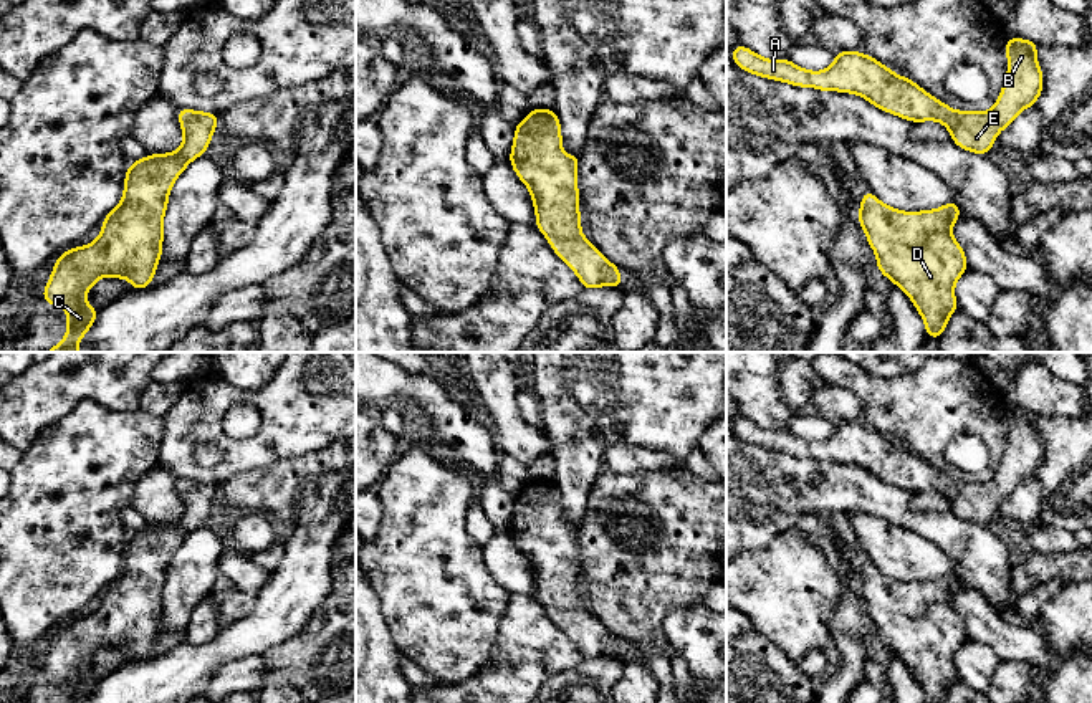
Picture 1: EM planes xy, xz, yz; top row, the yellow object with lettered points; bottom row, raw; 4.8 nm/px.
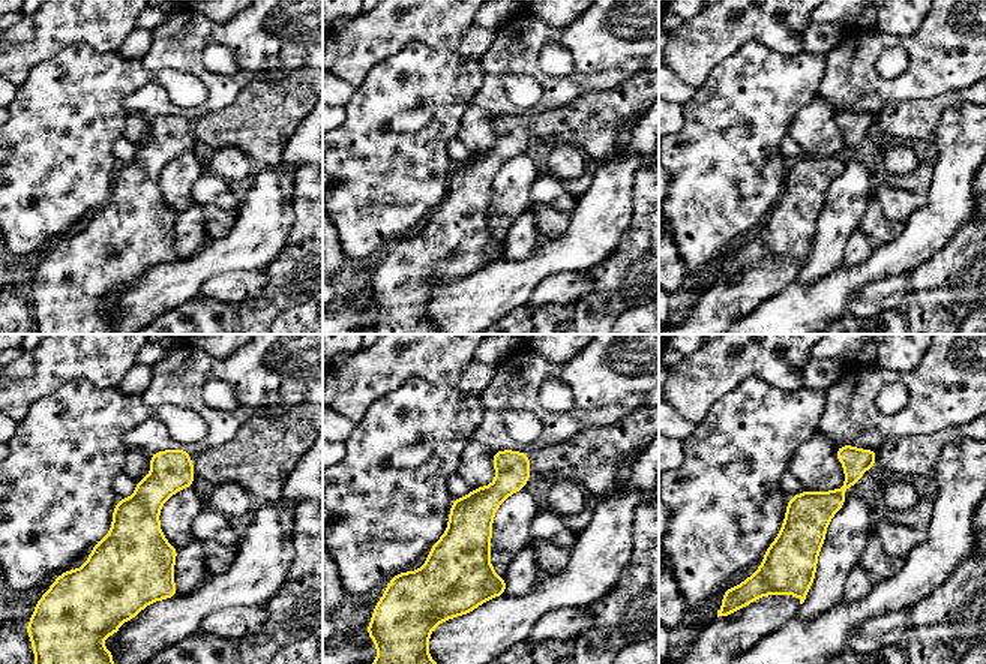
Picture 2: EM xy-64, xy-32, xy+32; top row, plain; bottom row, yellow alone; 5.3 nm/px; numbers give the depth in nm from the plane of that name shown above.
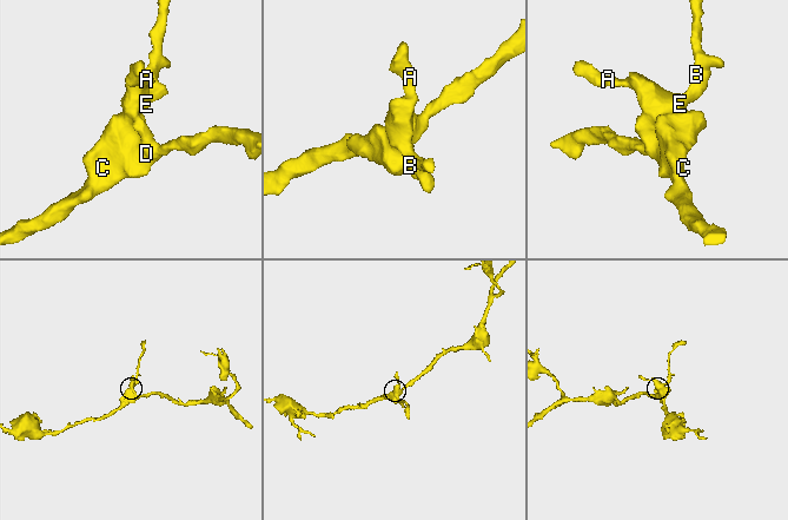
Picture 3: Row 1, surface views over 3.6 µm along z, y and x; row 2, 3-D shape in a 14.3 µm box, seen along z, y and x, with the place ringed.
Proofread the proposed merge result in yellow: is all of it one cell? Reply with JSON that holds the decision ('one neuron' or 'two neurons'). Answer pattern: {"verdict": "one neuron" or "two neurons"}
{"verdict": "one neuron"}

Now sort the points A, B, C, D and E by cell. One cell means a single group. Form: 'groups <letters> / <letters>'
groups A B C D E

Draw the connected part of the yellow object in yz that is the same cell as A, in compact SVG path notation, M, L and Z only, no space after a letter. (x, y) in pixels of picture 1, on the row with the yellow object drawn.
M1006 38L1008 76L998 101L986 112L953 111L907 76L897 76L860 51L837 51L834 63L824 71L802 69L791 60L766 60L745 45L735 46L731 58L743 71L768 79L859 94L875 108L910 122L940 121L958 147L986 155L996 136L1023 109L1036 106L1042 93L1042 68L1034 55L1037 48L1041 45L1031 40Z

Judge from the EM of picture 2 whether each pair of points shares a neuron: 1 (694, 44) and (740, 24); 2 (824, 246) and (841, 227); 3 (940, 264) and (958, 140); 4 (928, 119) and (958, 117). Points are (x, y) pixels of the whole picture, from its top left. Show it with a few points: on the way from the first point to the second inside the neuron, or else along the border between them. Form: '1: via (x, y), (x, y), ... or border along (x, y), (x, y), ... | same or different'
1: via (706, 39), (728, 24) | same
2: via (829, 242), (836, 230) | same
3: border along (964, 224), (938, 252), (917, 267) | different
4: border along (968, 102), (944, 111), (932, 144) | different

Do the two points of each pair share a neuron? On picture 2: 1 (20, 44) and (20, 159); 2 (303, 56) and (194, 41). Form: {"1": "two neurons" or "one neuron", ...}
{"1": "two neurons", "2": "one neuron"}

